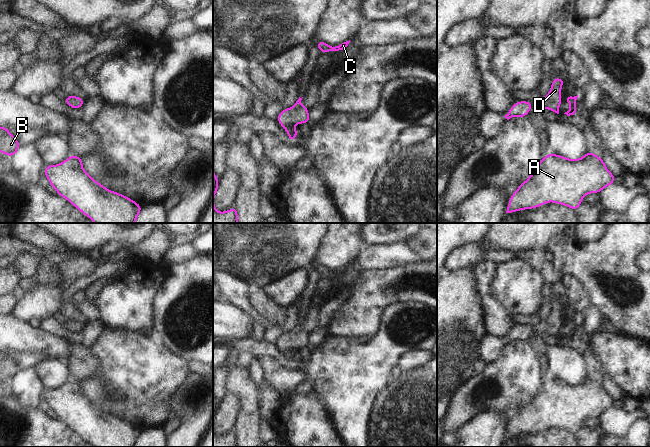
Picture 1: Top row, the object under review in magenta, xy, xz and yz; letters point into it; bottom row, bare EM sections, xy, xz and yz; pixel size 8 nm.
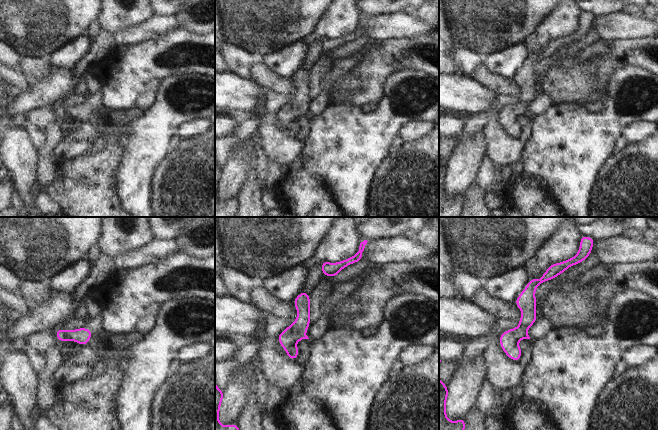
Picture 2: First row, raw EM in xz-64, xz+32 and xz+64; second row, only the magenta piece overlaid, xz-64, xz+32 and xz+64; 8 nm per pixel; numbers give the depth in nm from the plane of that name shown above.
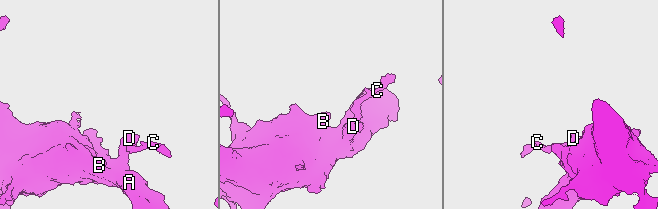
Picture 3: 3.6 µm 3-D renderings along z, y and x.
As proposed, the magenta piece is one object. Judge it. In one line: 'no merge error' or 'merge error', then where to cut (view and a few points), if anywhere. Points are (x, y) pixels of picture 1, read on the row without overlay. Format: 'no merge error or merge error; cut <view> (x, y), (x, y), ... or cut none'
no merge error; cut none

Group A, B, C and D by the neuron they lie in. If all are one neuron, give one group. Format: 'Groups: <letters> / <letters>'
Groups: A B C D.

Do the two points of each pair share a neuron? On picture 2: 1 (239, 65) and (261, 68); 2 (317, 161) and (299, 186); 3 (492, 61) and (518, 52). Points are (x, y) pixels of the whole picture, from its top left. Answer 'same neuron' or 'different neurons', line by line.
1: different neurons
2: different neurons
3: same neuron

